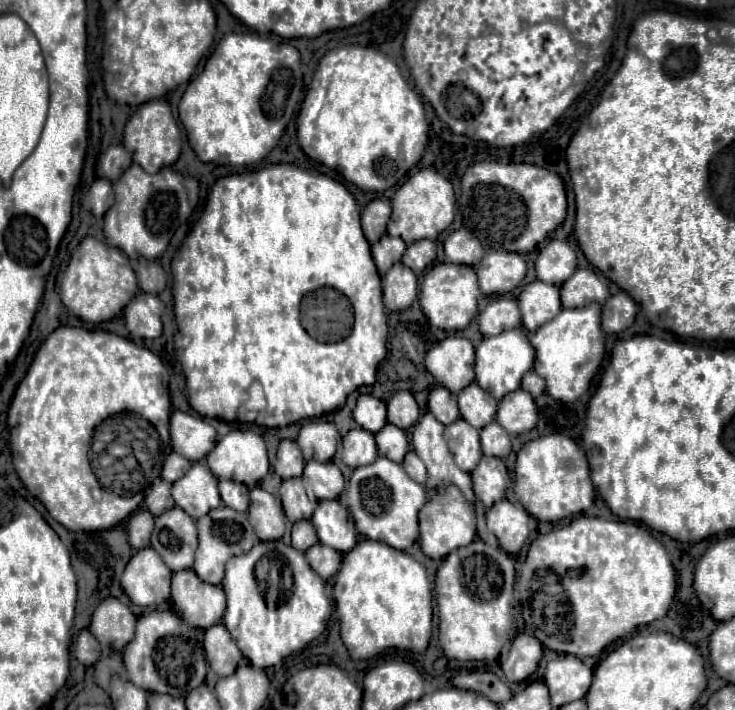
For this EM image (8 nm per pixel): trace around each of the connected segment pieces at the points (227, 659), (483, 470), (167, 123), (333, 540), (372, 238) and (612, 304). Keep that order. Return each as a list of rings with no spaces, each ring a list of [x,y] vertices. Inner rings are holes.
[[[216,624],[210,630],[206,630],[204,652],[206,652],[210,668],[218,676],[234,674],[234,670],[236,670],[236,666],[238,666],[238,662],[242,658],[236,642],[232,640],[226,626],[222,626],[222,624]]]
[[[482,456],[480,464],[472,472],[472,482],[476,498],[484,504],[484,508],[490,508],[494,502],[504,498],[510,476],[500,458]]]
[[[152,100],[142,104],[124,126],[124,148],[148,174],[156,174],[160,168],[174,164],[180,156],[180,146],[182,134],[166,100]]]
[[[338,500],[320,502],[312,516],[312,524],[316,528],[318,540],[324,546],[330,546],[342,554],[350,552],[354,544],[358,542],[354,520],[350,518],[350,512]]]
[[[376,198],[364,208],[364,212],[362,212],[362,230],[368,238],[368,242],[376,242],[386,232],[390,212],[392,212],[392,206],[386,198]]]
[[[618,292],[610,296],[602,306],[602,330],[606,334],[616,334],[634,324],[636,302],[626,294]]]

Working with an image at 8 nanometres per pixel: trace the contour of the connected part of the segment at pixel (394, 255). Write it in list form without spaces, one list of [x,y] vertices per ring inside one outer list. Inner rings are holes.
[[[384,234],[376,244],[372,244],[372,256],[374,256],[374,262],[378,266],[378,272],[386,274],[386,270],[390,270],[390,266],[394,262],[400,262],[404,250],[406,250],[404,240],[392,238],[388,234]]]

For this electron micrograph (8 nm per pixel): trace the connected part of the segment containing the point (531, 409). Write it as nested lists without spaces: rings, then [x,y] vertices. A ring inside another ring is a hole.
[[[514,390],[506,398],[498,402],[496,422],[508,434],[522,434],[536,426],[538,422],[538,408],[526,390]]]

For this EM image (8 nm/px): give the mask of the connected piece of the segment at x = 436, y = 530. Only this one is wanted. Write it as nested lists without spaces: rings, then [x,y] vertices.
[[[456,486],[440,488],[436,496],[432,496],[420,510],[420,544],[424,554],[434,560],[442,560],[446,554],[450,554],[450,550],[468,546],[474,540],[476,540],[476,518],[472,506],[466,502],[466,498]]]

